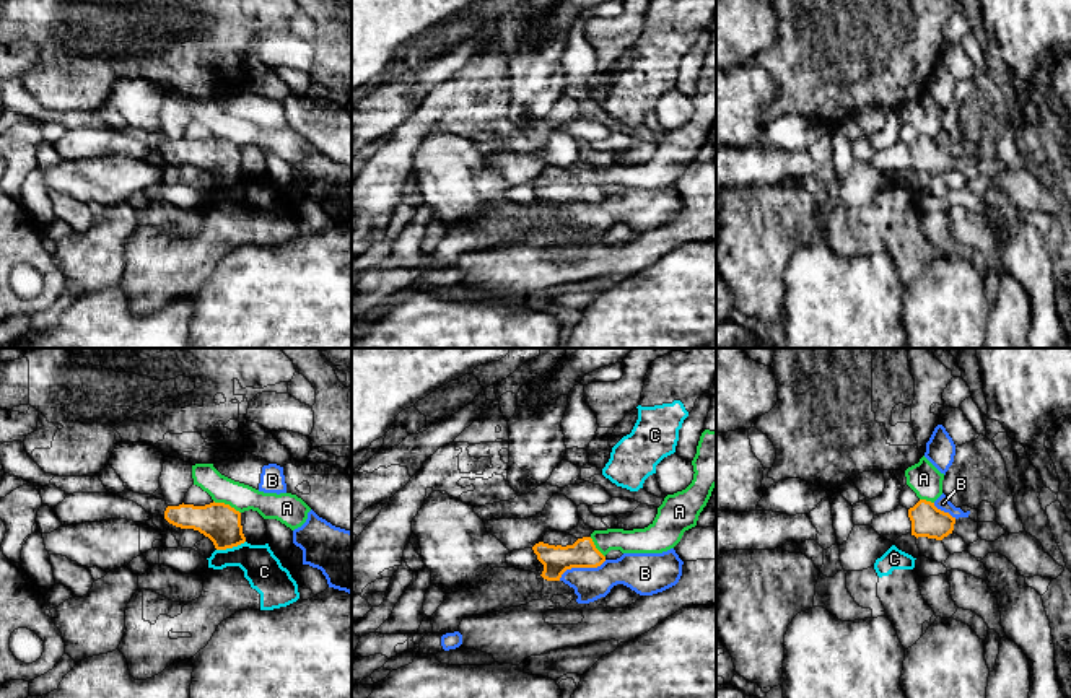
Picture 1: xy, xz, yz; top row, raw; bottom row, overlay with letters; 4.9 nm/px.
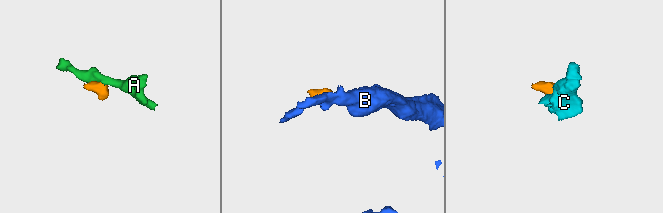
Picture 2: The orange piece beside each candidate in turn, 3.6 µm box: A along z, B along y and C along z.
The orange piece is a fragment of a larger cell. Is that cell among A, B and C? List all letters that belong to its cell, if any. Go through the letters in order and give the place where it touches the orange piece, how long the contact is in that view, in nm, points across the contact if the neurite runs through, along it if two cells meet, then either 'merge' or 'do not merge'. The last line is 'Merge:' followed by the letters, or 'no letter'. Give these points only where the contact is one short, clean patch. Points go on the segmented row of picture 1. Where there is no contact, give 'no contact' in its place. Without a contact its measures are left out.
A: contact xy (227, 505); length 150 nm; border xy (214, 500), (228, 503), (240, 513); do not merge
B: contact xz (581, 567); length 260 nm; border xz (606, 560), (596, 567), (572, 567), (559, 580); do not merge
C: contact xy (230, 547); length 150 nm; border xy (244, 540), (217, 550); do not merge
Merge: no letter

